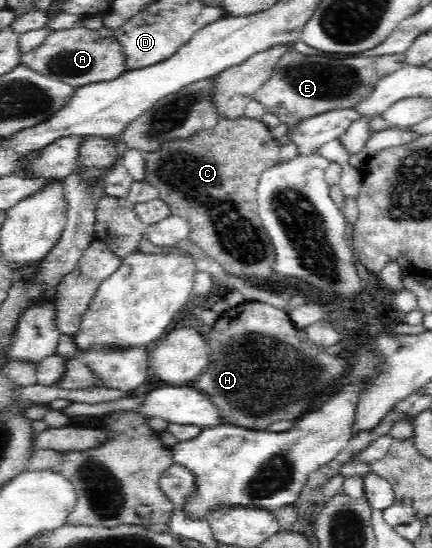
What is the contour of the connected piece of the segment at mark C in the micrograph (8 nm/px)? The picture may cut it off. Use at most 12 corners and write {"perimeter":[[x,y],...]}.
{"perimeter":[[219,119],[143,154],[148,182],[229,275],[276,259],[256,193],[269,127]]}

